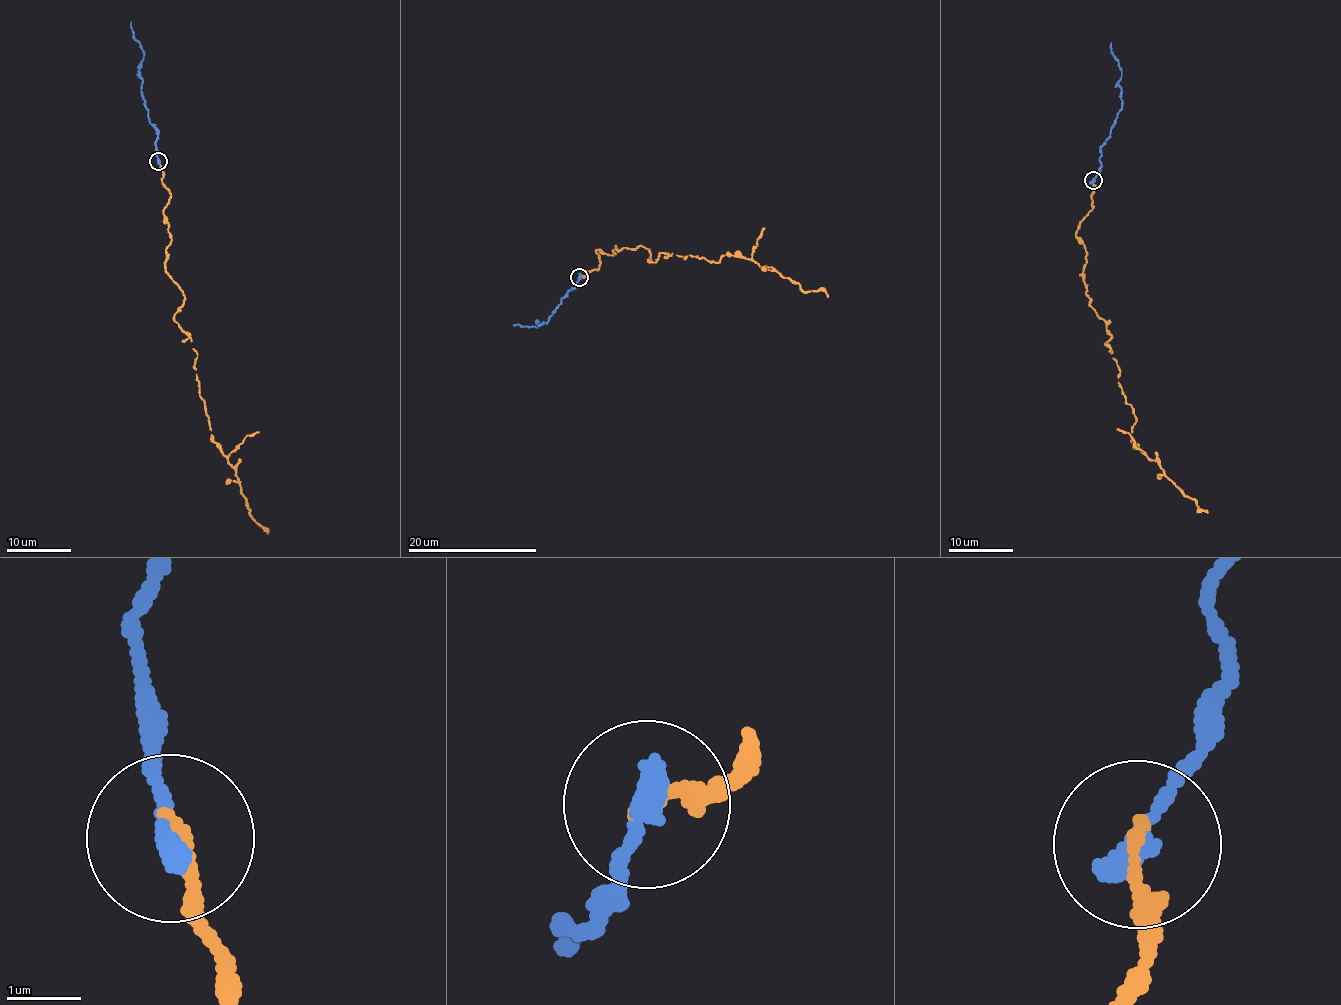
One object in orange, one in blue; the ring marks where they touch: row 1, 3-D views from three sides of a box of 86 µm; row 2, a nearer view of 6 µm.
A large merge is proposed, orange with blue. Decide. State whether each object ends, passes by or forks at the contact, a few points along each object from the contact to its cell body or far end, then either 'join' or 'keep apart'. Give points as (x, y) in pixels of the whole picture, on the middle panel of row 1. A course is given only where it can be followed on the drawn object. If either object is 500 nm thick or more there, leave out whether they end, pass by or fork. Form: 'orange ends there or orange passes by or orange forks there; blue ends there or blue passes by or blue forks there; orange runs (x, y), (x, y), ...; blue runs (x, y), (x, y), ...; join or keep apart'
orange ends there; blue ends there; orange runs (579, 277), (598, 267), (596, 250), (641, 246), (654, 262), (662, 253), (749, 258), (828, 297); blue runs (579, 277), (548, 321), (536, 324), (536, 328), (513, 326); join

